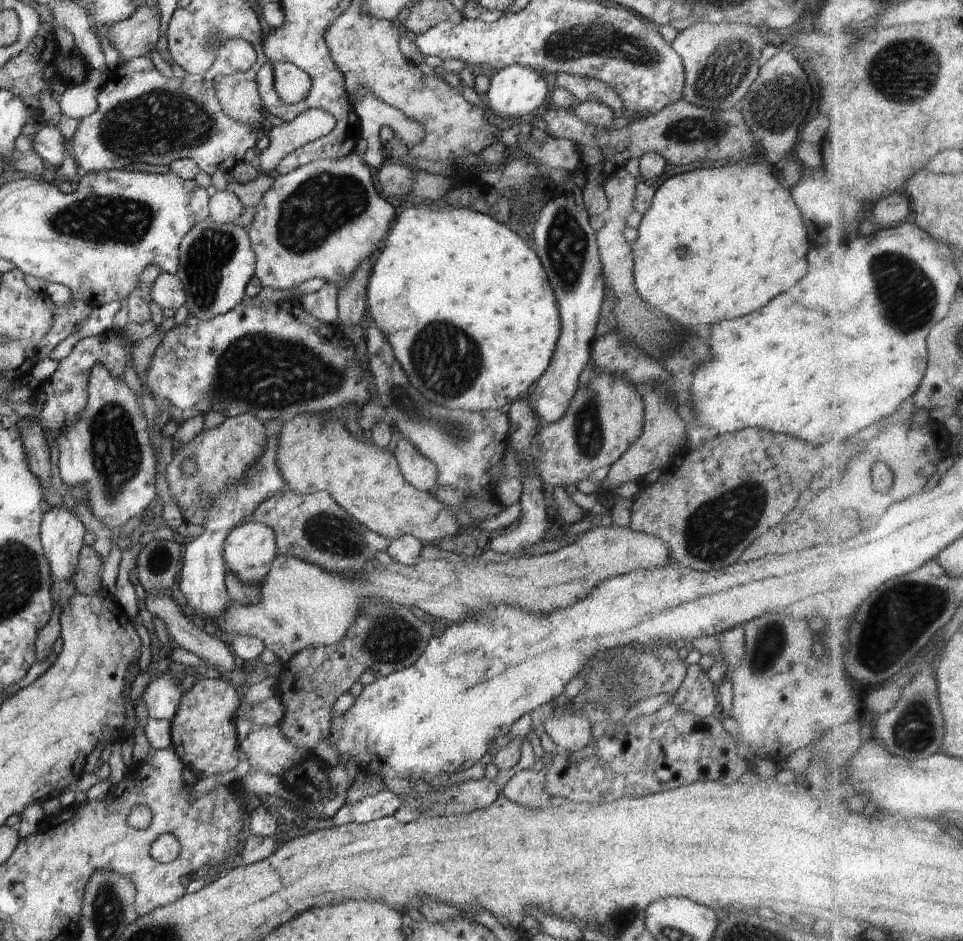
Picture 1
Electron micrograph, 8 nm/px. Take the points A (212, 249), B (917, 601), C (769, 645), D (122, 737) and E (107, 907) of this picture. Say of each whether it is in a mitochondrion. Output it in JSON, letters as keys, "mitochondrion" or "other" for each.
{"A":"mitochondrion","B":"mitochondrion","C":"mitochondrion","D":"other","E":"mitochondrion"}

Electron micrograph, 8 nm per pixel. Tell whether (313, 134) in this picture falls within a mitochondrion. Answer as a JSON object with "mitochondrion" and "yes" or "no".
{"mitochondrion":"no"}

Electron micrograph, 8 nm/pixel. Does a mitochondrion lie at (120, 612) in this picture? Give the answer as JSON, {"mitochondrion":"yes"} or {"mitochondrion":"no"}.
{"mitochondrion":"no"}

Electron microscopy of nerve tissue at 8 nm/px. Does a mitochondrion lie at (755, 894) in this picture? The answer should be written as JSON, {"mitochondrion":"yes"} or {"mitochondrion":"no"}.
{"mitochondrion":"no"}

